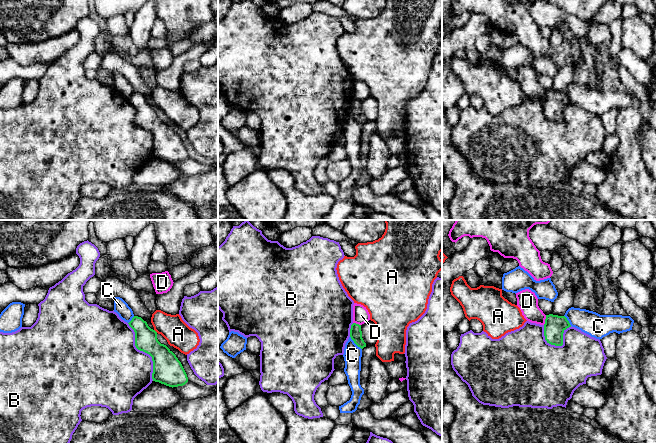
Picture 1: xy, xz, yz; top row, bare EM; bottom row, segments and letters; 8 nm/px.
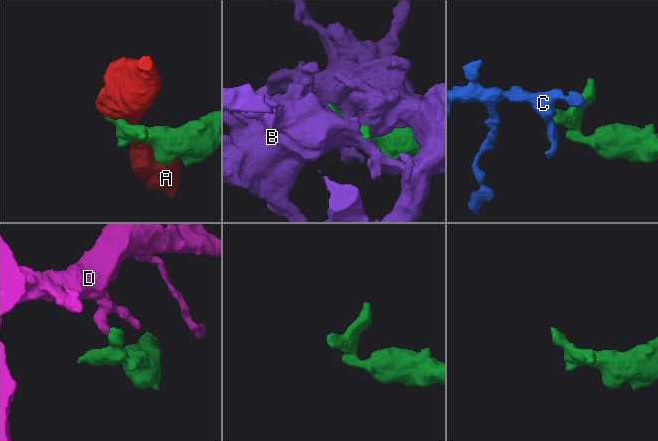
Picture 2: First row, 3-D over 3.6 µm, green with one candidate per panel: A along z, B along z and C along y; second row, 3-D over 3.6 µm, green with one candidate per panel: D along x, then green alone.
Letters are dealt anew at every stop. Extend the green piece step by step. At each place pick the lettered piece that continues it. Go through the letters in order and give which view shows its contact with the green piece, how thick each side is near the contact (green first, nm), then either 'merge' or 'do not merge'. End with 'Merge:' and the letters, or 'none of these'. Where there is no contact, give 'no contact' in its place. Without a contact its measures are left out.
A: xy | 190/220 nm | do not merge
B: xy | 240/460 nm | do not merge
C: xz | 100/150 nm | do not merge
D: yz | 170/170 nm | do not merge
Merge: none of these

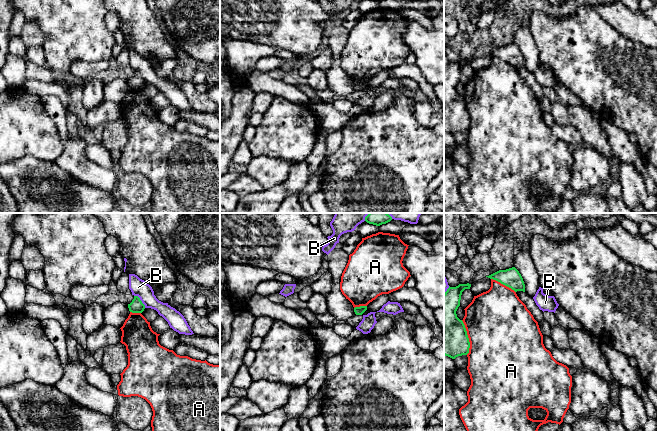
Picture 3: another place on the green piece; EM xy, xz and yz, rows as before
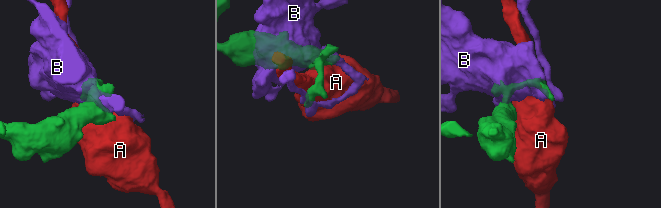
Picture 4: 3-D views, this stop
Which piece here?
A: yz | 340/480 nm | do not merge
B: xy | 110/140 nm | do not merge
Merge: none of these

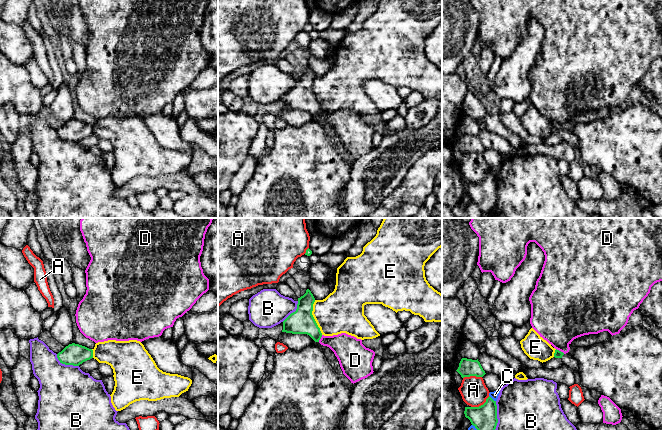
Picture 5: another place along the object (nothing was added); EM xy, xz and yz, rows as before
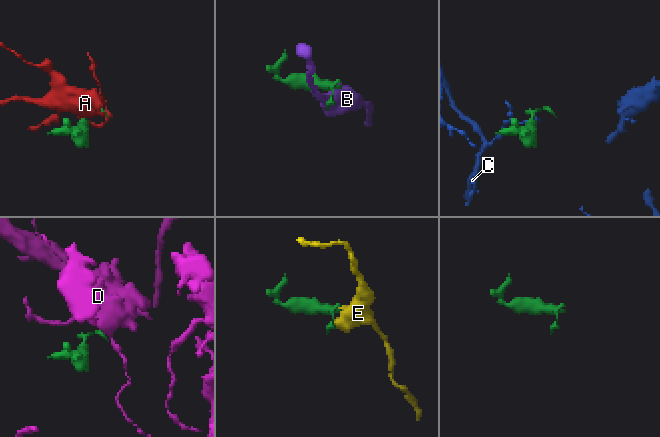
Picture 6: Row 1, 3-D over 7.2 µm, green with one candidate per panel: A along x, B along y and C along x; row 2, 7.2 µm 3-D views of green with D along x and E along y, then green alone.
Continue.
A: yz | 200/220 nm | do not merge
B: yz | 200/400 nm | do not merge
C: yz | 200/70 nm | do not merge
D: yz | 60/380 nm | do not merge
E: xz | 200/360 nm | do not merge
Merge: none of these

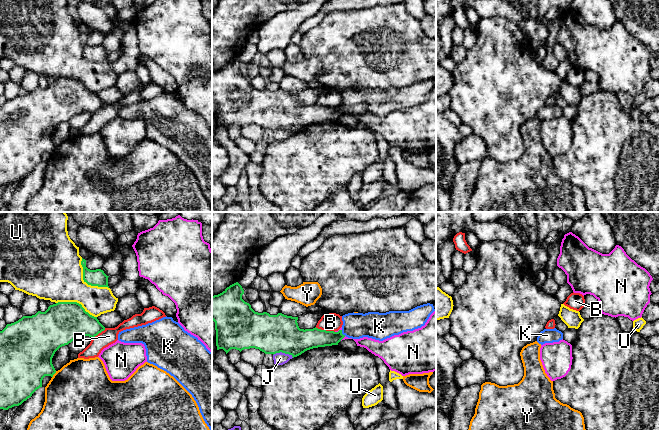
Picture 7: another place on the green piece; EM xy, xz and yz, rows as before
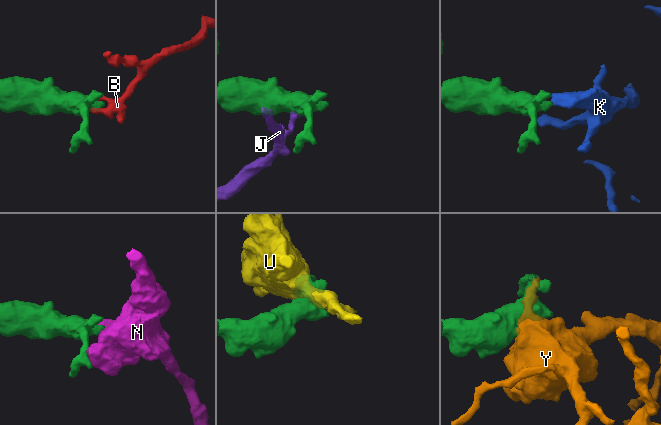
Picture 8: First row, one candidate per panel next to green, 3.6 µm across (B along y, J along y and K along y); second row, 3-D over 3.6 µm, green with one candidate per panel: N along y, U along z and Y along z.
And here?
B: xz | 220/140 nm | do not merge
J: xz | 320/100 nm | do not merge
K: xz | 160/200 nm | merge
N: xz | 160/20 nm | do not merge
U: xy | 130/440 nm | do not merge
Y: xy | 400/500 nm | do not merge
Merge: K

